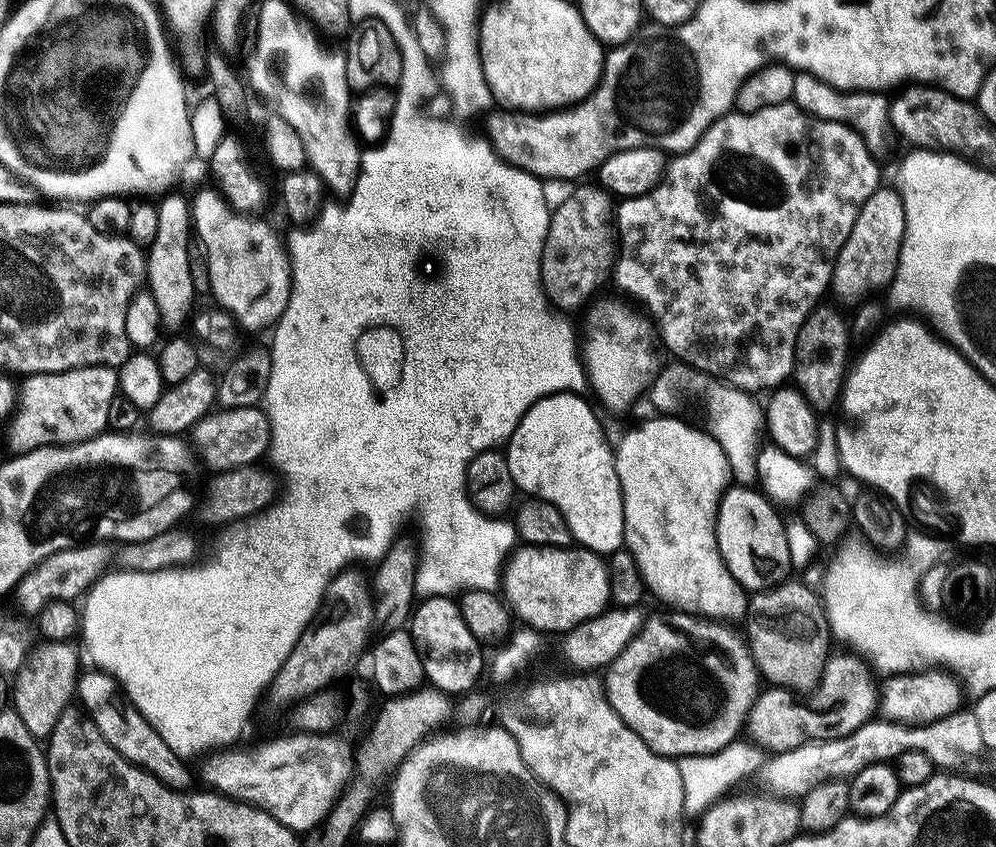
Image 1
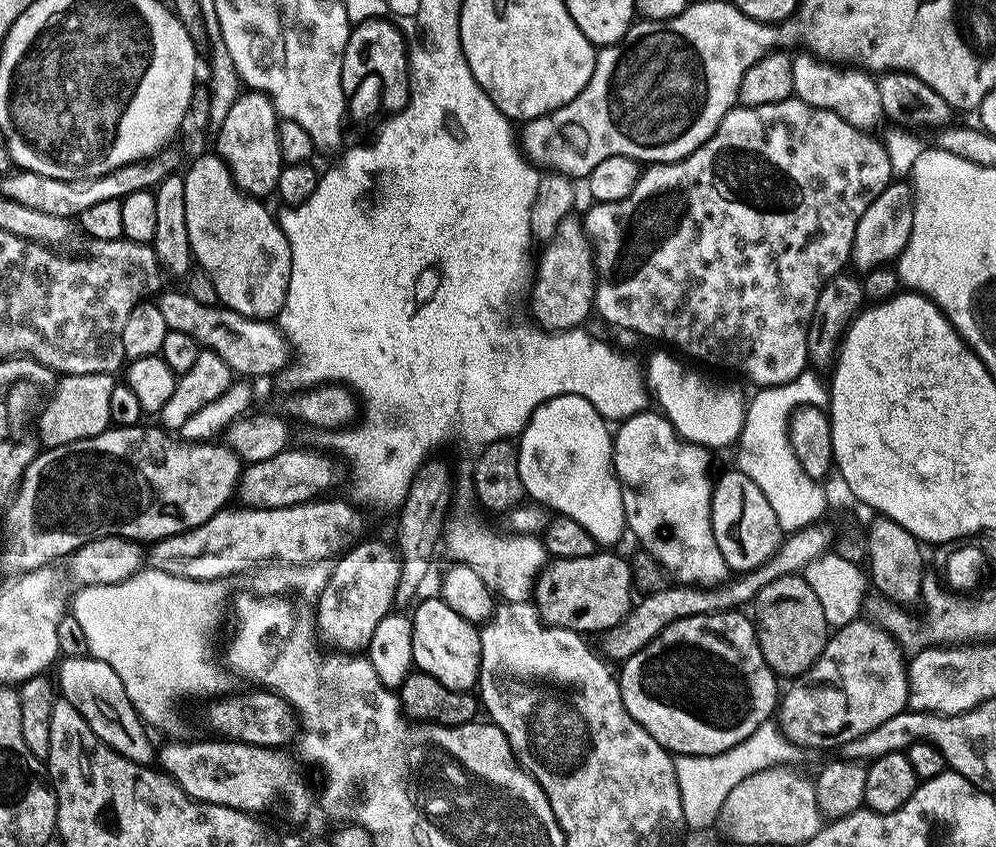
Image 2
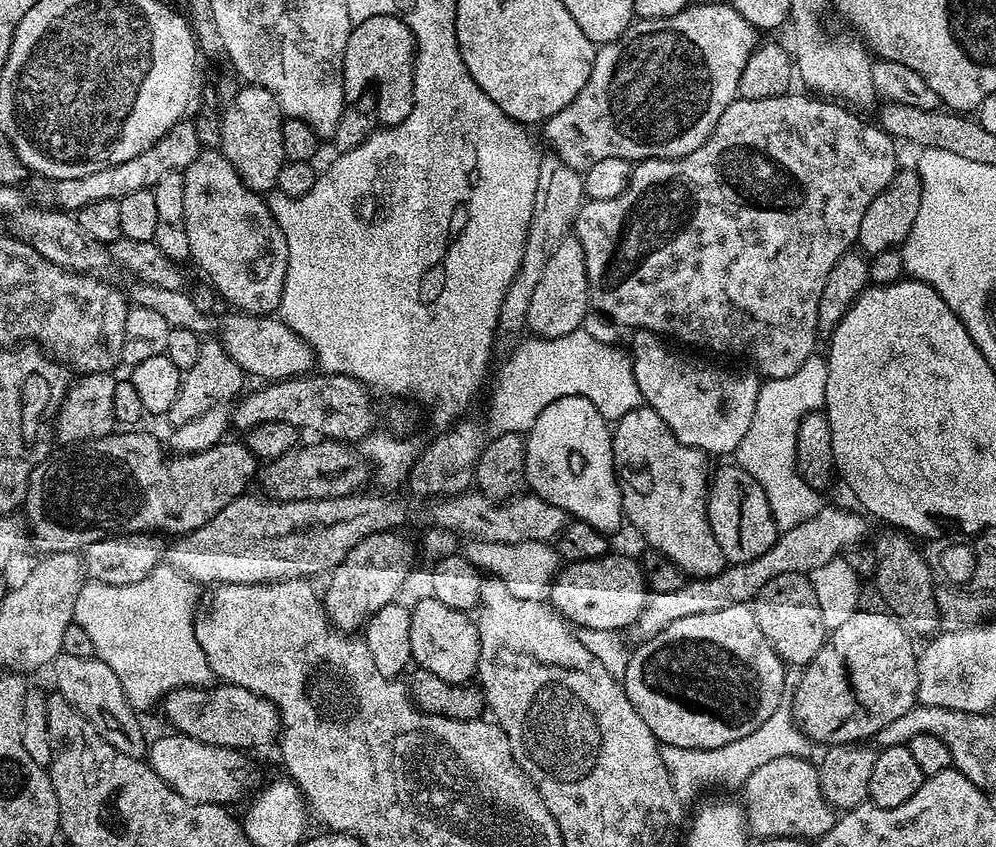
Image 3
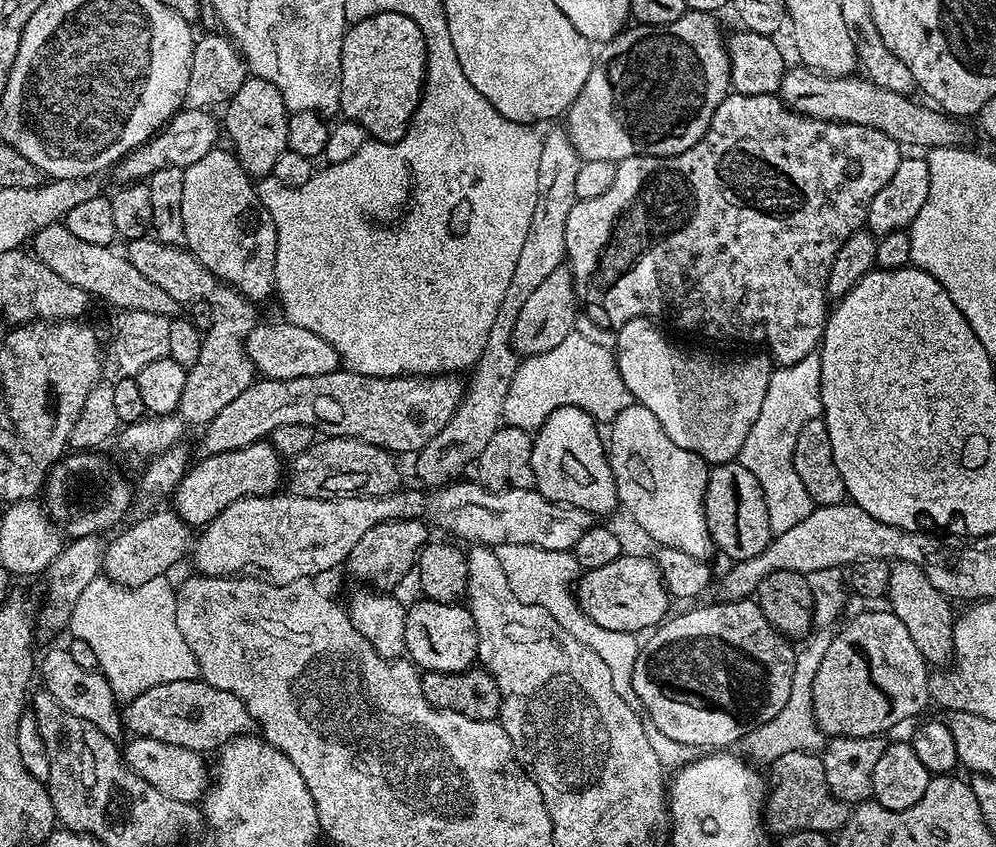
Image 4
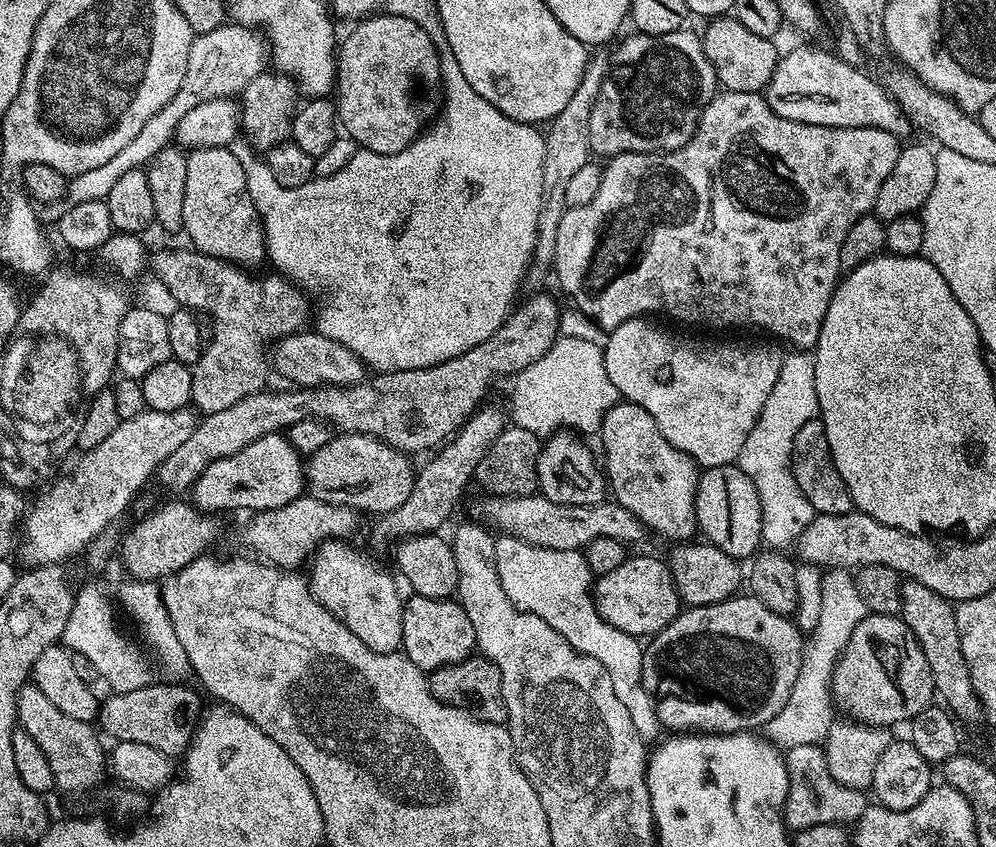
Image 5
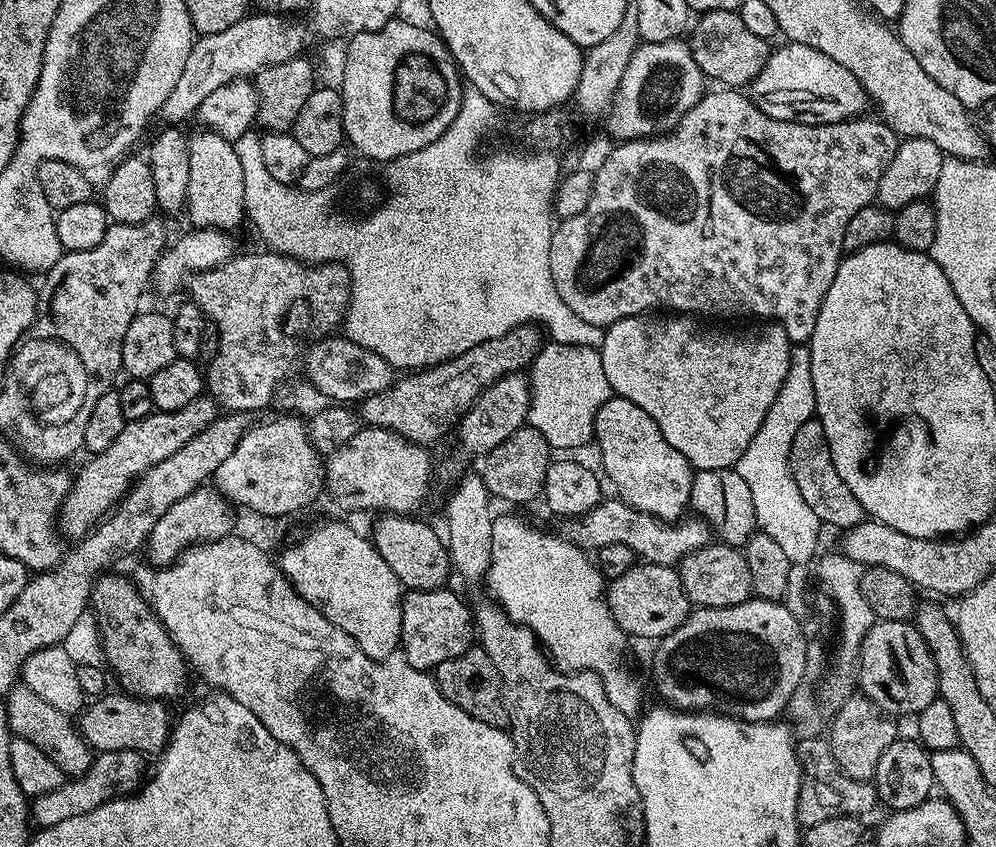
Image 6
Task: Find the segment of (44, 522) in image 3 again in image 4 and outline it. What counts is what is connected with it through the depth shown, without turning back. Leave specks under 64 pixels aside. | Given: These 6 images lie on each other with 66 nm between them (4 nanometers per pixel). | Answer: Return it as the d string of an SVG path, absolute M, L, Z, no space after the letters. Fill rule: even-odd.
M271 443L251 444L238 450L204 456L200 461L197 459L176 487L174 510L189 526L203 526L243 496L270 496L279 489L276 488L279 484L281 487L282 458ZM76 450L65 455L48 471L48 479L44 481L42 489L42 500L49 517L59 525L65 537L104 534L107 528L115 529L115 524L120 520L120 507L124 504L124 480L116 476L111 462L100 455L104 454L96 450Z

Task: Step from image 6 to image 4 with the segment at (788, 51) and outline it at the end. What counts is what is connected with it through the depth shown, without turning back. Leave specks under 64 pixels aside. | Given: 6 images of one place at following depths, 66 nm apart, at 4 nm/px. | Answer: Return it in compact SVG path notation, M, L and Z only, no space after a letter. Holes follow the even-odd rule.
M803 66L789 67L782 78L778 93L781 100L804 116L819 120L837 120L843 124L870 126L870 130L882 130L894 142L912 150L934 148L959 148L965 143L968 128L963 119L948 115L947 112L927 103L915 104L911 95L882 90L873 80L860 74L850 76L825 76ZM928 107L928 108L927 108ZM924 148L924 149L920 149Z

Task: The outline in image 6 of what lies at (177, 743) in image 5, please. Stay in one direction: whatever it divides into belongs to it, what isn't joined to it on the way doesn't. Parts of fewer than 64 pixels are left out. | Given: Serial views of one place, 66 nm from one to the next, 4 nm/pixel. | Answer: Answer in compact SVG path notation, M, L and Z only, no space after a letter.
M105 694L93 699L79 713L78 731L89 749L97 753L110 750L134 750L141 754L159 754L168 746L174 727L174 712L163 700L141 700L139 696Z

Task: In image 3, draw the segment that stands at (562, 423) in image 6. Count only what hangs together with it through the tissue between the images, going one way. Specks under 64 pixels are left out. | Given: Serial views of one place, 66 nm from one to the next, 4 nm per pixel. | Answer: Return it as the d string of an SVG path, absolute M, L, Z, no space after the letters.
M583 330L562 338L531 338L516 348L516 353L500 368L500 377L492 388L488 420L497 433L527 433L538 414L563 396L585 396L604 415L605 421L620 420L630 410L641 407L642 397L635 381L632 357L620 346L595 341Z

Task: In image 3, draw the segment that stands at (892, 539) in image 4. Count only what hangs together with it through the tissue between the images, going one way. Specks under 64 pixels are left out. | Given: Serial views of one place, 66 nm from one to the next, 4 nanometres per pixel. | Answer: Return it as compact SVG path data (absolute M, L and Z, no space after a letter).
M821 507L820 512L814 514L814 518L798 522L798 526L780 532L774 546L770 546L766 554L745 564L729 563L717 576L689 579L678 590L652 592L642 614L638 614L638 618L626 630L627 639L643 642L666 630L670 622L678 622L678 618L690 618L690 614L714 614L714 610L726 610L726 606L748 604L755 599L762 586L778 574L809 574L816 567L837 559L847 548L862 543L868 536L869 521L859 511L856 512L847 512L844 508Z

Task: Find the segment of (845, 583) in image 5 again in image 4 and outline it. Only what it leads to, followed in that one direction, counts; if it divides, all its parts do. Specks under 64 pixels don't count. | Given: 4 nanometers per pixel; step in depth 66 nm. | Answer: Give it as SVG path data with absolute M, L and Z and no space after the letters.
M818 628L809 633L797 647L790 697L774 718L763 723L762 726L756 727L750 734L743 736L738 745L743 757L753 763L759 764L758 762L760 762L766 766L785 754L800 751L818 754L823 751L826 737L817 726L816 717L813 714L813 682L817 677L822 659L829 649L832 637L831 633Z

